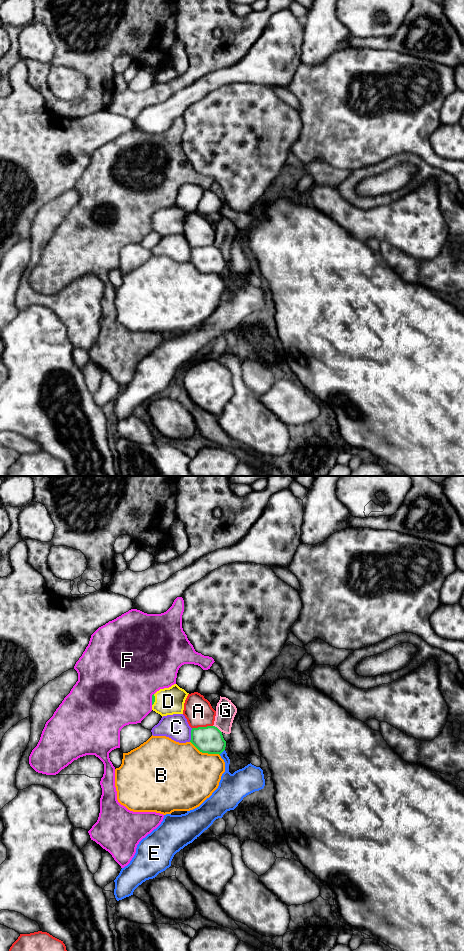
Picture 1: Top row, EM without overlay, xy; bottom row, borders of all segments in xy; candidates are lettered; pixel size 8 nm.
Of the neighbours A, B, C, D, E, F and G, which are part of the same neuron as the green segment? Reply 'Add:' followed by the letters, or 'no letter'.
Add: D

